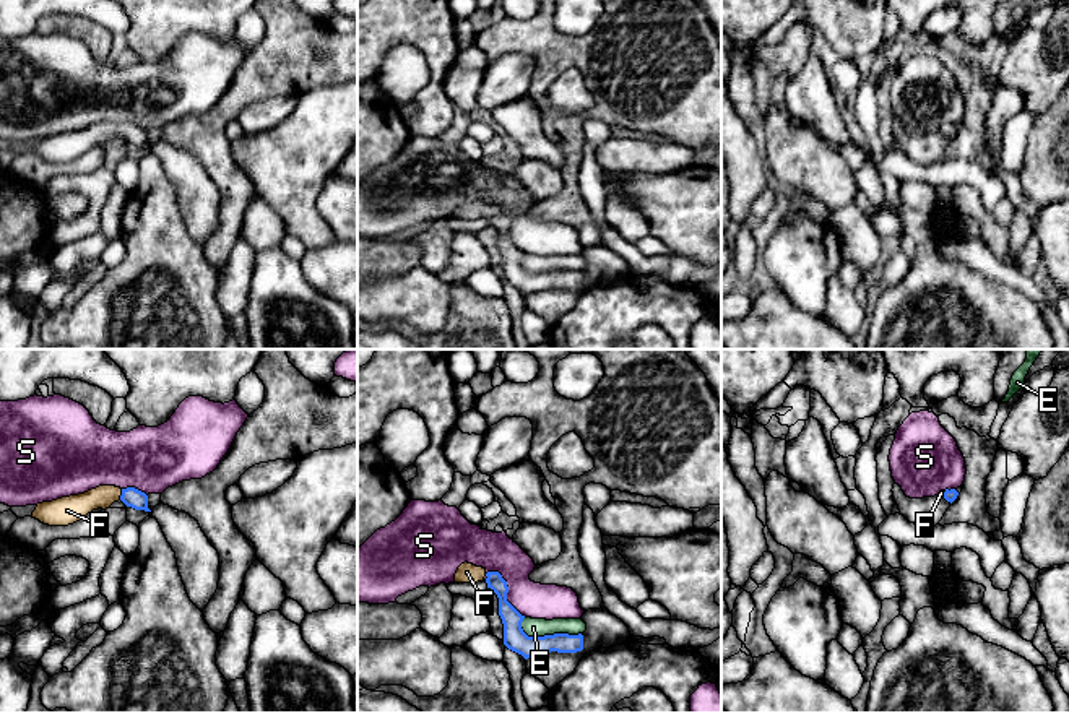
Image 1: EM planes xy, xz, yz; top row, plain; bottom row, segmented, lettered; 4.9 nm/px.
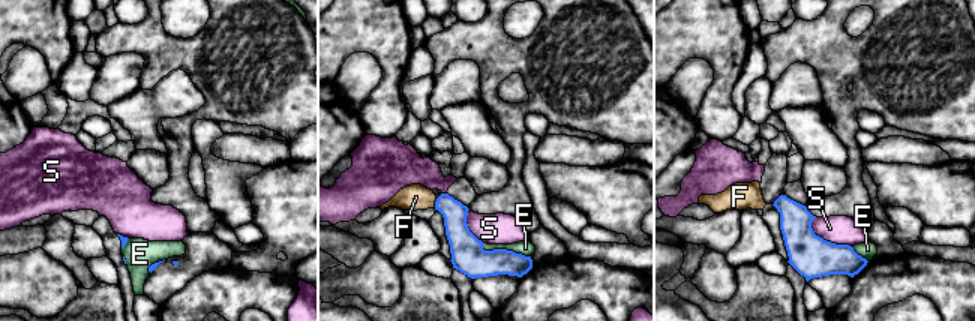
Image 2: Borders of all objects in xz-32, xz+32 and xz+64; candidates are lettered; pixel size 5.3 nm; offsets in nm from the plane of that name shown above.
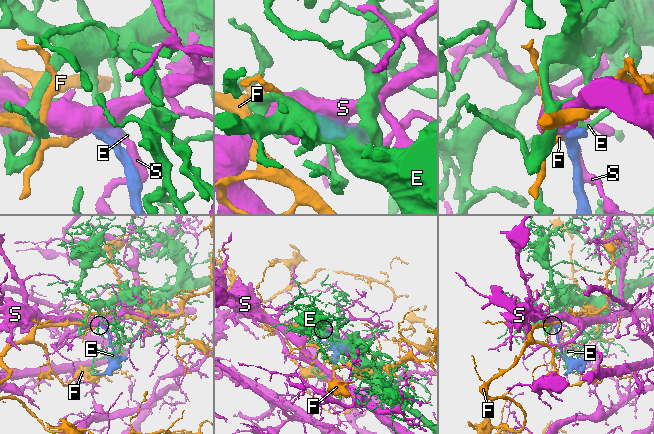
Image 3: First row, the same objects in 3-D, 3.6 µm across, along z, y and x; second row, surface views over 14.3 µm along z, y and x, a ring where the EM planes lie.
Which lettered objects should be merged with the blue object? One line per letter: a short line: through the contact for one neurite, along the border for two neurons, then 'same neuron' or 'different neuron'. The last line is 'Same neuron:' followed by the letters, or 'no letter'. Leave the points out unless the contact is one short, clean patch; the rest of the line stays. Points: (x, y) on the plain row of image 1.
E: different neuron
F: xy (132, 133), (122, 130), (108, 130), (75, 143) | same neuron
S: different neuron
Same neuron: F

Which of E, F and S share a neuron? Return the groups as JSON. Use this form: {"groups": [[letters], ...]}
{"groups": [["E"], ["F"], ["S"]]}

